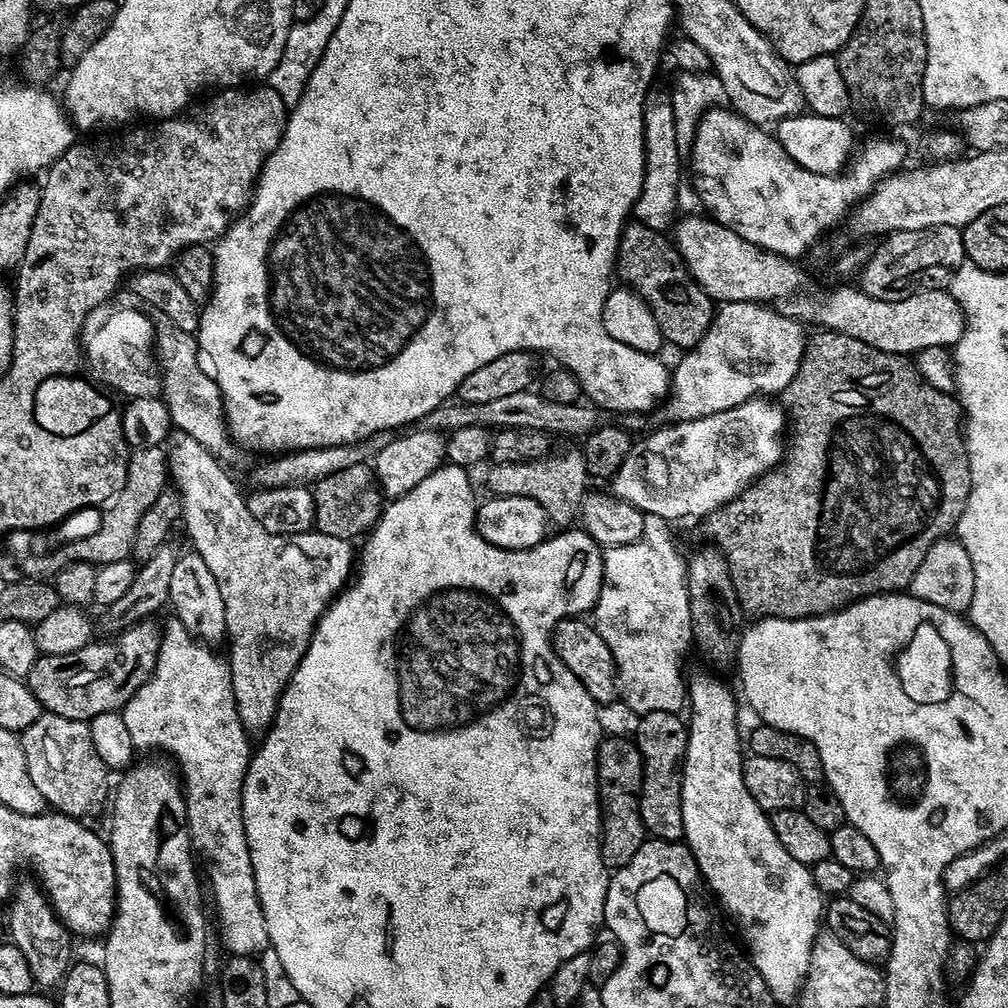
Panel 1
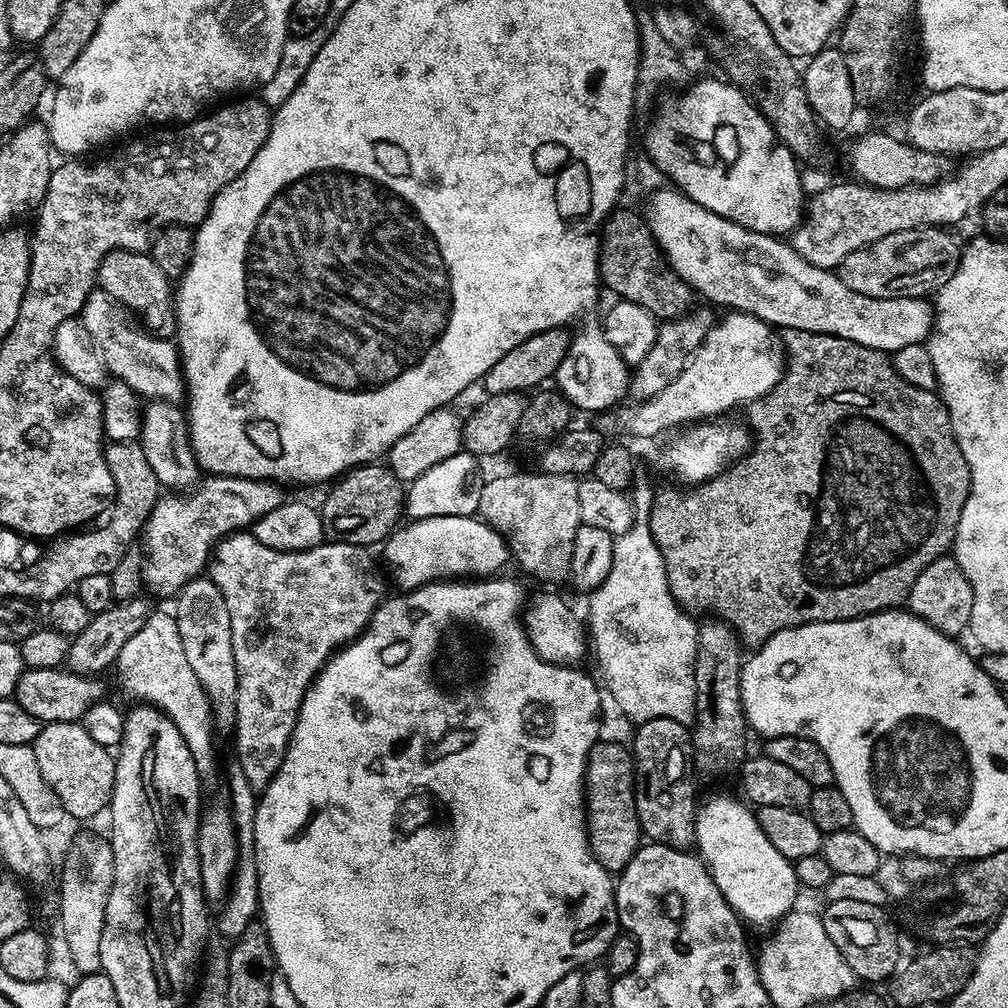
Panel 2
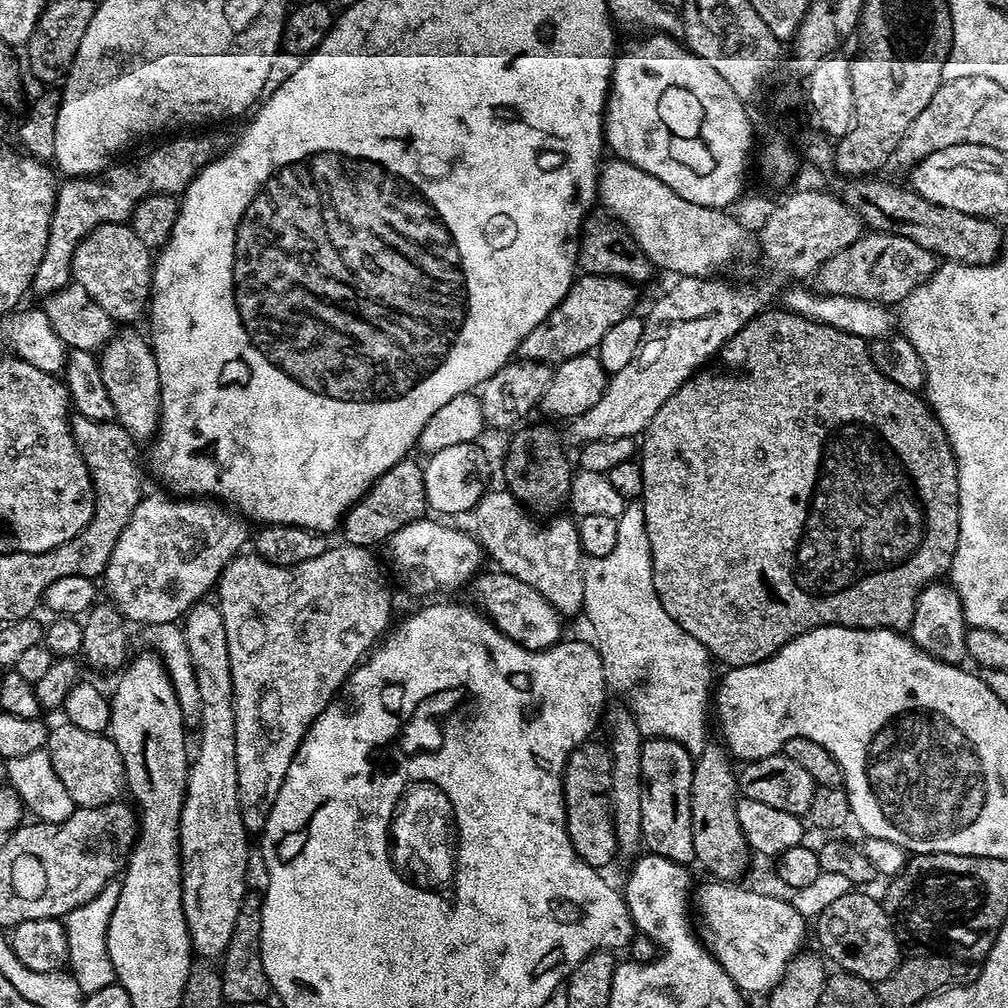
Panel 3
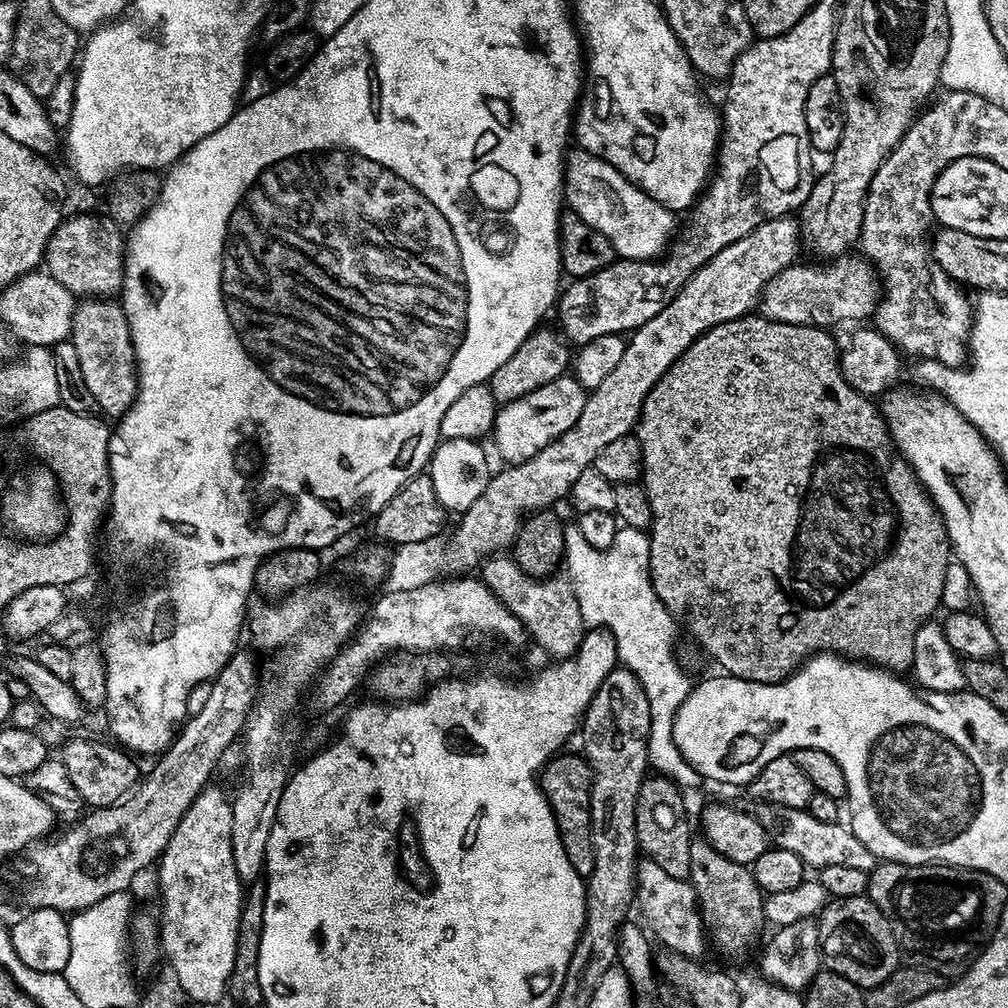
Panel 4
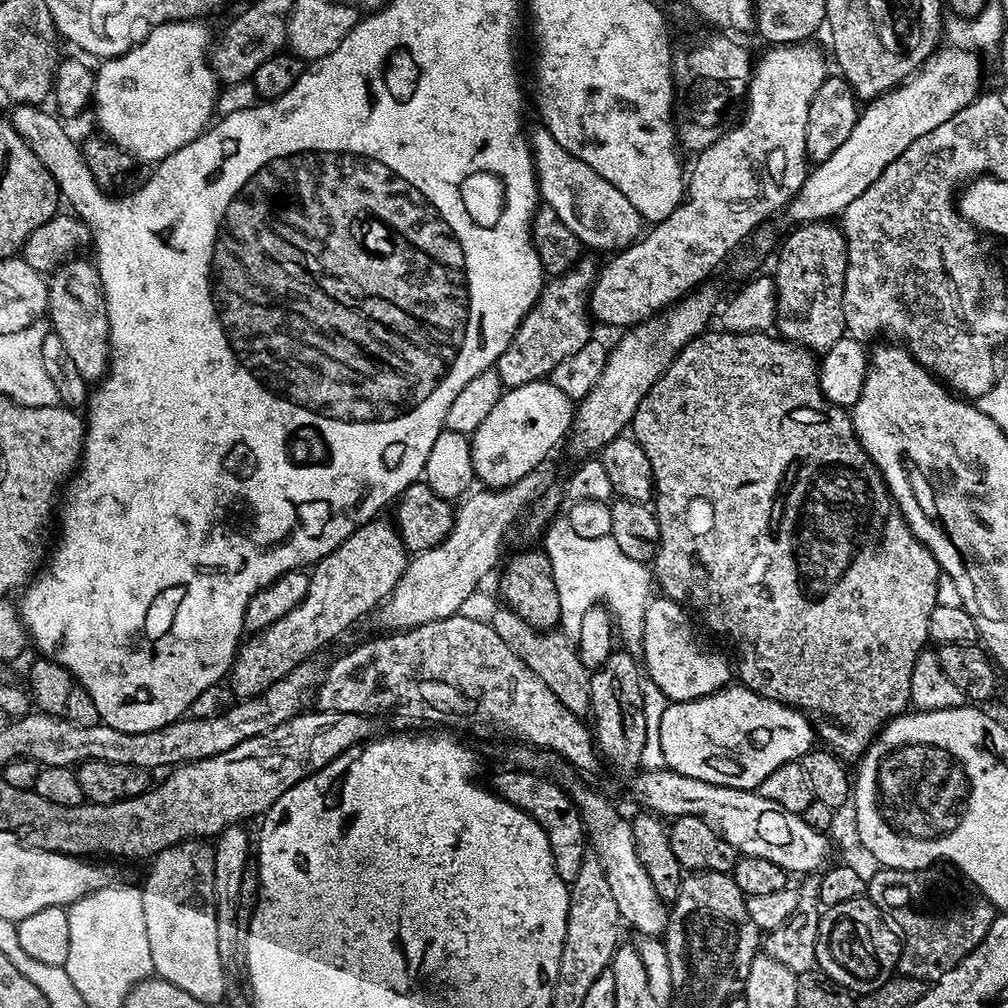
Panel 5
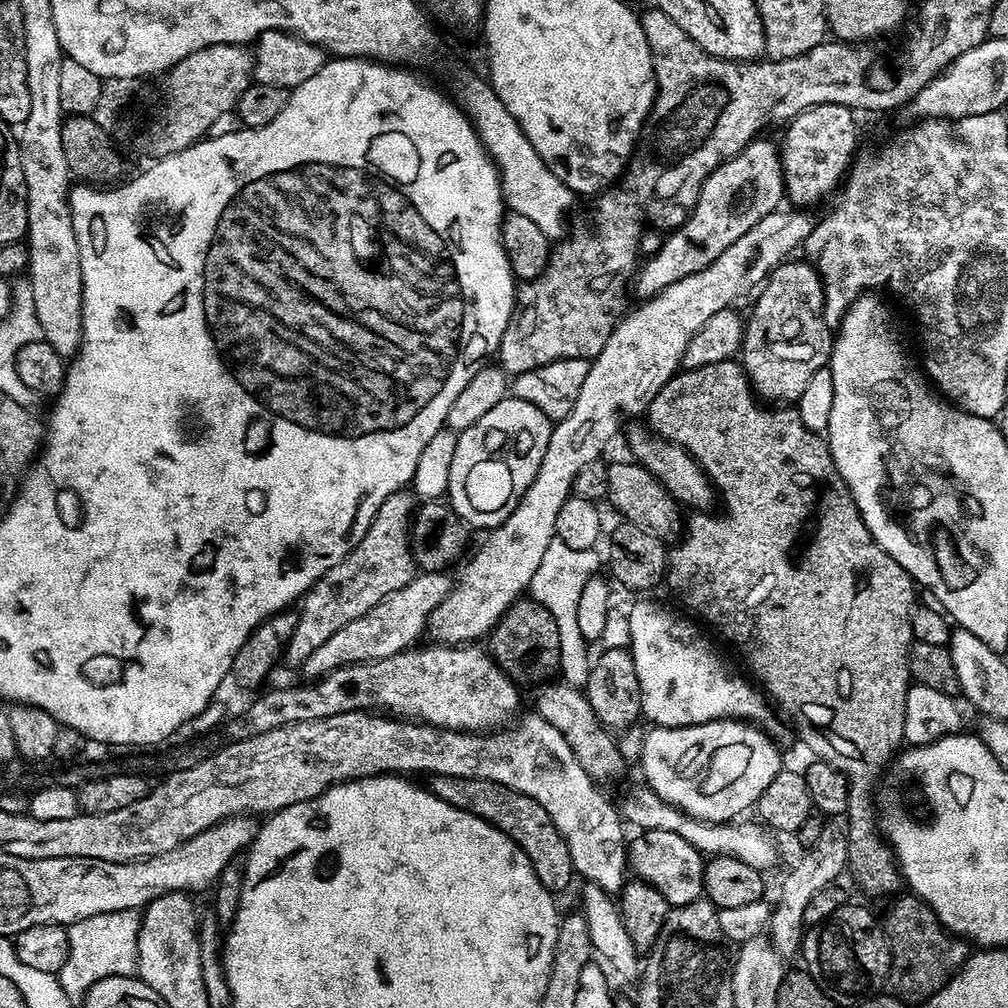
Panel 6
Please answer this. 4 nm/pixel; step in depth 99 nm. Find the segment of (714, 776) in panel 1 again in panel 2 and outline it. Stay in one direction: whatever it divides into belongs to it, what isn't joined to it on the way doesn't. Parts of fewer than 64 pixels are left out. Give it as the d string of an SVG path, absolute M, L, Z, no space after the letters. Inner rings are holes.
M720 792L717 796L710 797L705 804L701 803L696 813L694 844L696 848L700 847L698 855L708 867L708 873L714 878L714 886L718 886L726 902L745 925L757 924L760 928L766 927L767 924L772 926L793 911L795 904L792 903L796 900L796 892L798 893L795 863L786 859L782 854L778 854L774 842L766 838L755 811L743 799L735 800L734 797Z

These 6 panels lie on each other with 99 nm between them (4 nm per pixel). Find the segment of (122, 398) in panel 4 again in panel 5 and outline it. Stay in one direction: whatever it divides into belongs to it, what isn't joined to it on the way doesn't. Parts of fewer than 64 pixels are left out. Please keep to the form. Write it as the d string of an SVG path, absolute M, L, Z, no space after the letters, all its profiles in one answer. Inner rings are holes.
M72 258L51 273L46 316L82 378L99 382L110 367L106 302L95 263L80 259Z

